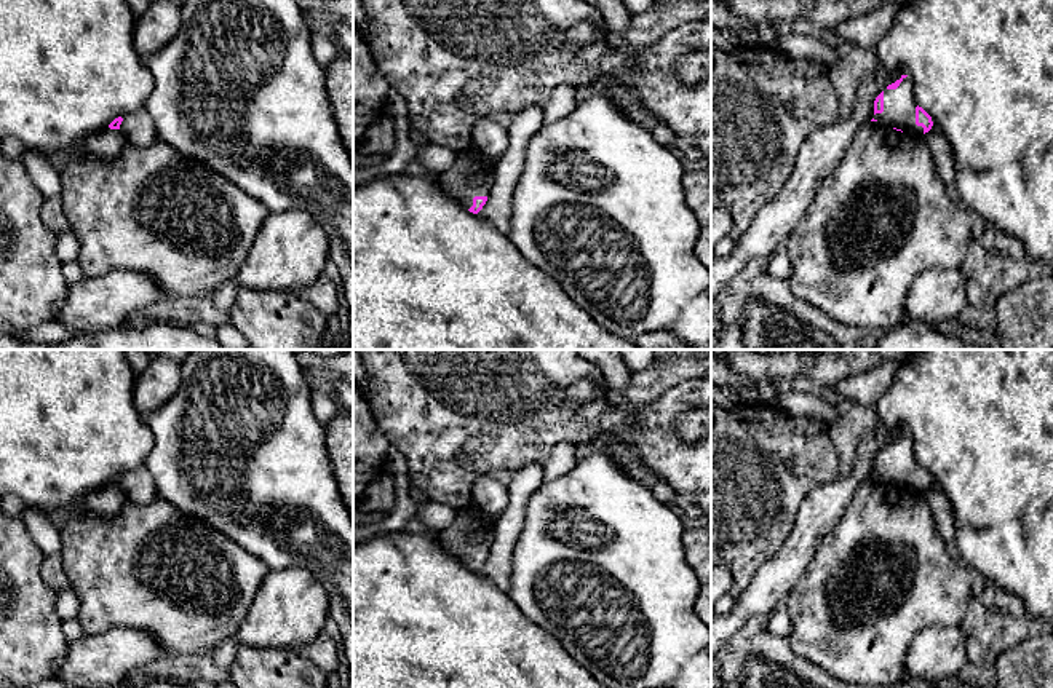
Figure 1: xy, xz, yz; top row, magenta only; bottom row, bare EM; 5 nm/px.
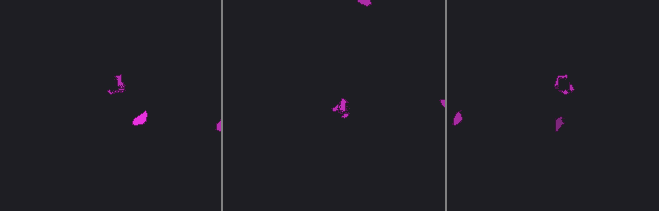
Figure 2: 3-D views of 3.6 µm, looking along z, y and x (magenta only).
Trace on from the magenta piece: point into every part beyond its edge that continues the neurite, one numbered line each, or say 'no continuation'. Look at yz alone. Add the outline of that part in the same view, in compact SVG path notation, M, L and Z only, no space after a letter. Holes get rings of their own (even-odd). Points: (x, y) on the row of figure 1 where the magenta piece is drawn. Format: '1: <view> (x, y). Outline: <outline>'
1: yz (900, 106). Outline: M906 77L896 89L884 91L884 112L872 118L885 126L924 136L924 128L916 125L916 107L914 83Z

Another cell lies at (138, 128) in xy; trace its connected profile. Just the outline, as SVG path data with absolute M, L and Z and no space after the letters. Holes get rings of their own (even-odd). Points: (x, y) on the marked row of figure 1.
M139 109L123 117L120 131L126 142L137 147L149 147L158 139L153 120L149 117L145 109Z

